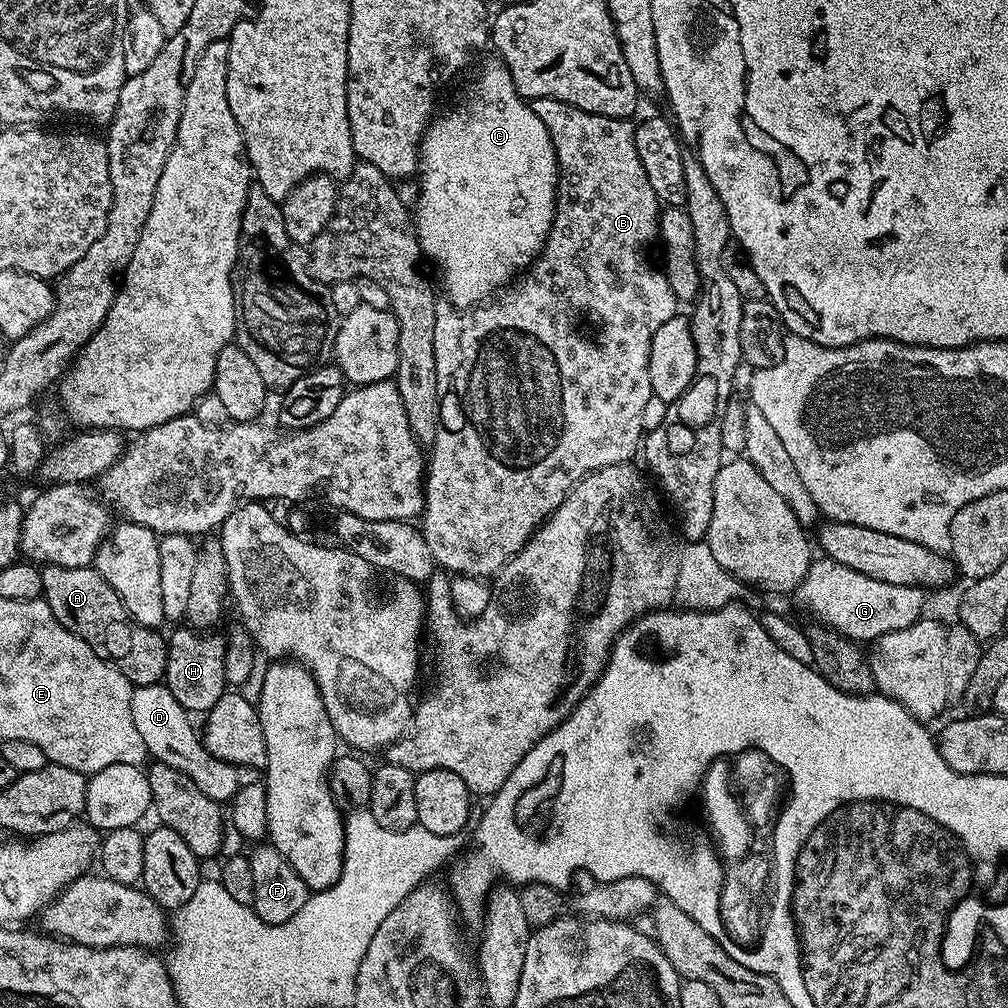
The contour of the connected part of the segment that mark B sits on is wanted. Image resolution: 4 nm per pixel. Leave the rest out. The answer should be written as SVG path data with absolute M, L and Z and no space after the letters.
M534 100L531 101L531 106L538 114L538 118L542 118L542 122L546 126L546 130L552 139L552 145L556 151L556 164L560 168L560 182L556 185L556 213L552 219L550 226L550 234L544 243L544 249L540 251L540 255L536 257L534 263L523 273L522 278L515 282L509 283L507 287L495 293L494 298L489 299L483 304L477 304L475 308L461 310L455 308L447 298L440 298L436 301L436 317L434 318L434 358L436 359L436 373L438 374L438 402L440 403L440 421L438 422L438 430L436 437L432 439L430 445L430 455L426 460L426 479L424 482L424 515L422 517L422 531L426 538L426 546L430 546L432 551L433 561L437 565L443 566L449 573L463 574L465 577L473 578L488 578L500 571L509 560L519 551L525 543L531 539L533 533L541 524L551 515L553 511L560 505L560 501L567 495L569 489L575 487L577 483L589 472L594 472L602 467L618 466L619 464L627 464L633 459L631 457L637 455L638 449L642 444L642 437L645 435L644 427L642 426L642 414L646 407L646 402L650 402L652 395L650 384L650 348L651 339L654 334L658 333L670 318L677 315L678 301L674 290L670 290L670 282L664 277L664 269L659 263L652 261L652 244L657 243L660 234L660 214L662 205L659 198L654 194L654 189L650 186L650 182L646 178L646 169L642 167L642 158L638 158L638 146L634 146L634 134L636 133L636 124L631 119L619 120L618 118L610 118L602 114L590 114L586 110L578 110L569 104L563 104L557 100Z

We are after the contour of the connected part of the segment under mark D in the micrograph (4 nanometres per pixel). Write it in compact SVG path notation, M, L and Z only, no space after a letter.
M161 682L133 687L130 711L134 717L134 727L142 742L148 744L148 755L153 761L174 766L174 770L186 774L186 778L190 778L190 782L194 782L194 786L198 786L198 790L206 794L206 798L217 802L233 799L238 789L237 765L222 762L214 758L210 750L206 750L201 733L196 733L196 728L192 725L193 717L179 704L178 698L170 694L167 684Z

